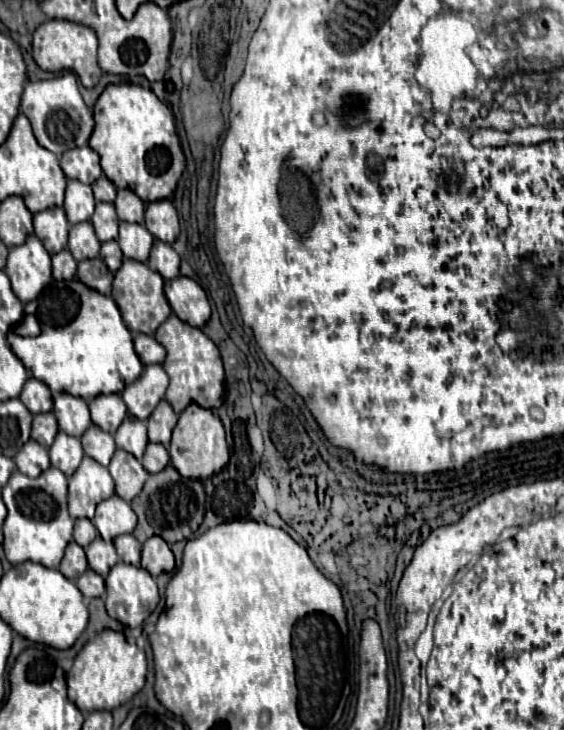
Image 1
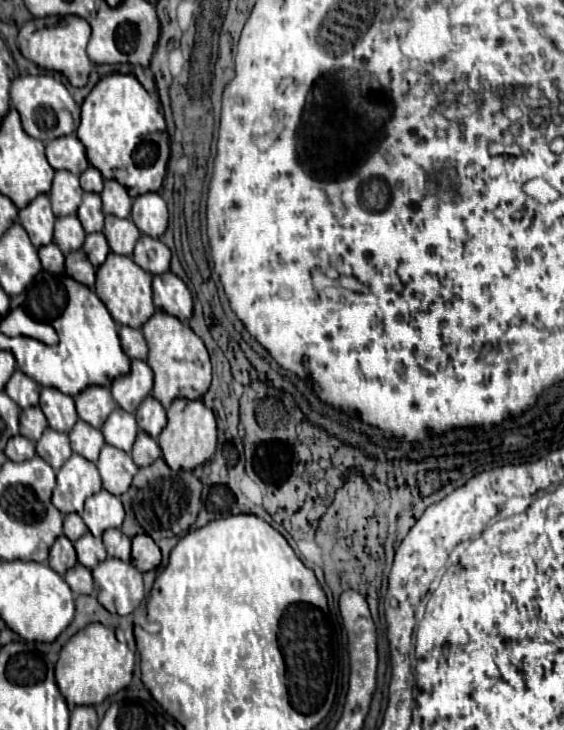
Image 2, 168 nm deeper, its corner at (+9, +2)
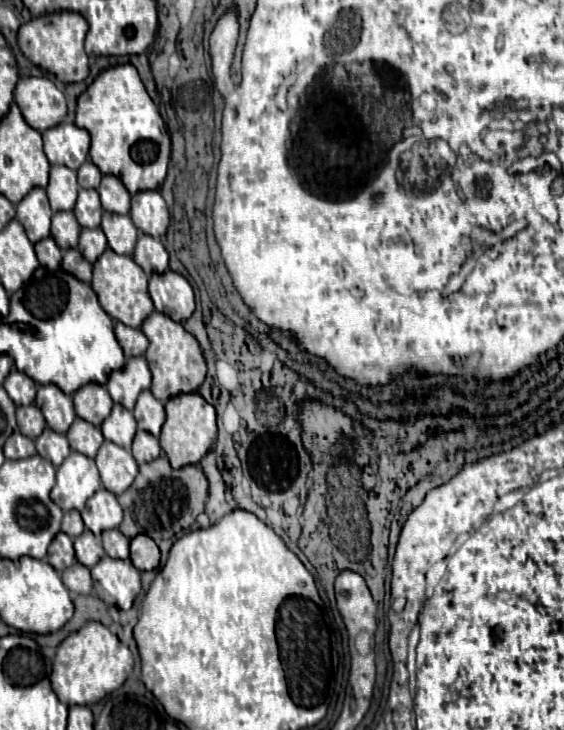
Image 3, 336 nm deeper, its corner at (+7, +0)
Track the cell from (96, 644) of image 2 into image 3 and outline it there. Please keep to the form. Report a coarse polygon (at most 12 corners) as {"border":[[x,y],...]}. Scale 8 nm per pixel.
{"border":[[90,621],[52,665],[62,703],[94,705],[132,673],[121,638]]}

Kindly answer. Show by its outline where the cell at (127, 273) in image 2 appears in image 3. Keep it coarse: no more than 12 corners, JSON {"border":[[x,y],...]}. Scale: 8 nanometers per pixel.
{"border":[[106,249],[90,285],[104,311],[140,327],[154,311],[148,277]]}

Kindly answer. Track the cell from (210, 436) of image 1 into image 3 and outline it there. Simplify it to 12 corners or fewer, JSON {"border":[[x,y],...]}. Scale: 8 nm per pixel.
{"border":[[198,393],[166,403],[160,435],[174,469],[216,441],[216,409]]}

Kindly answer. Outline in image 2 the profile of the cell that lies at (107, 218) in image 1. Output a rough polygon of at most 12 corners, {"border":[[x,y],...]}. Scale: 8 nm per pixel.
{"border":[[84,193],[78,219],[86,233],[104,229],[98,193]]}

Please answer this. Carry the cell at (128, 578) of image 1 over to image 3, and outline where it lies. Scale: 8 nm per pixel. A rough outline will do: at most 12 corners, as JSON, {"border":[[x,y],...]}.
{"border":[[104,557],[92,567],[97,596],[128,611],[140,593],[130,559]]}

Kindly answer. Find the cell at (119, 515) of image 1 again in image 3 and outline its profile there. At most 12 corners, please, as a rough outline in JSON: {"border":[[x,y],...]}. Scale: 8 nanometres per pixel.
{"border":[[98,489],[82,511],[84,525],[100,537],[122,523],[118,497]]}

